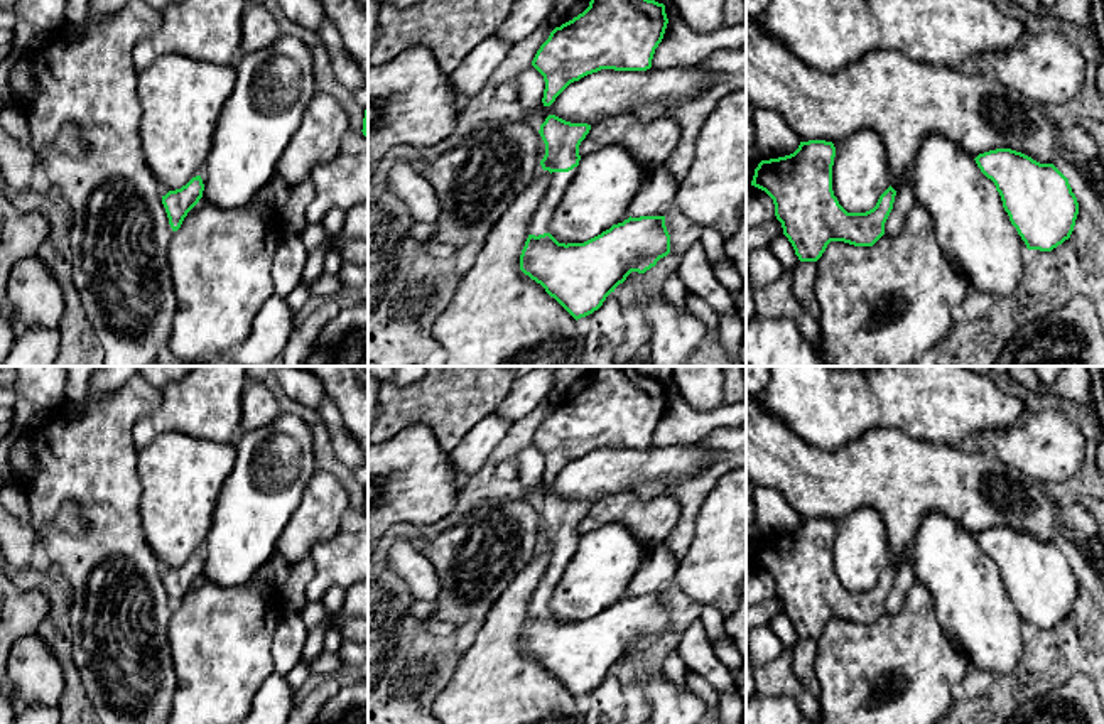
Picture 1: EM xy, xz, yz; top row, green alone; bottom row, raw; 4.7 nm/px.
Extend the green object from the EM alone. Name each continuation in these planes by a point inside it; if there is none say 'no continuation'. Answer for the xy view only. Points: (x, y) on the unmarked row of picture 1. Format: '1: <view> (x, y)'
no continuation

